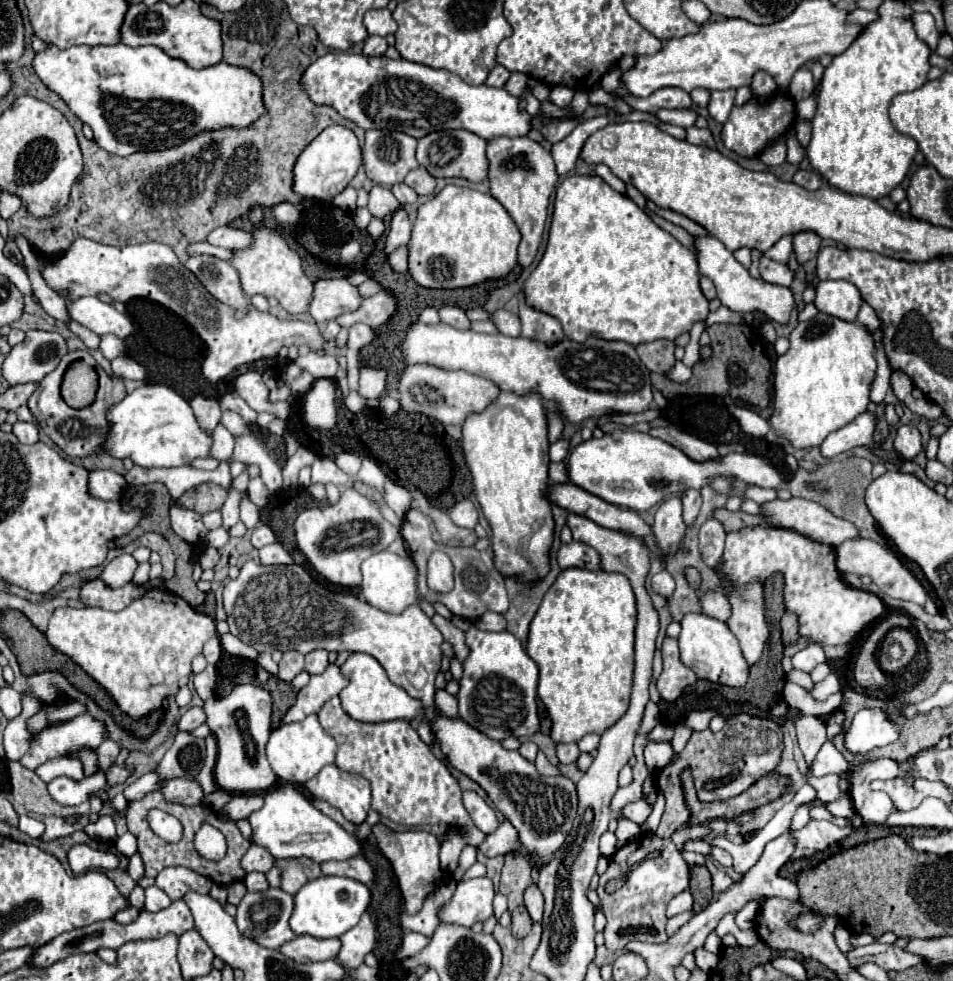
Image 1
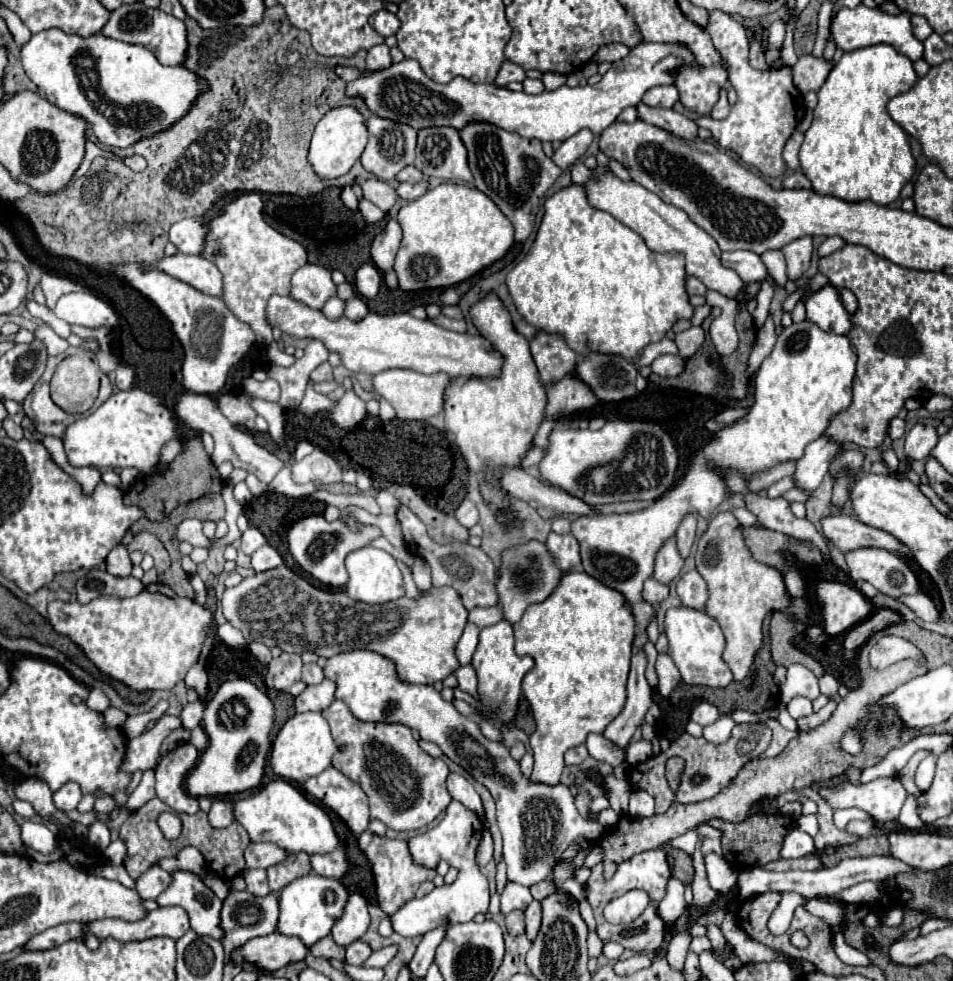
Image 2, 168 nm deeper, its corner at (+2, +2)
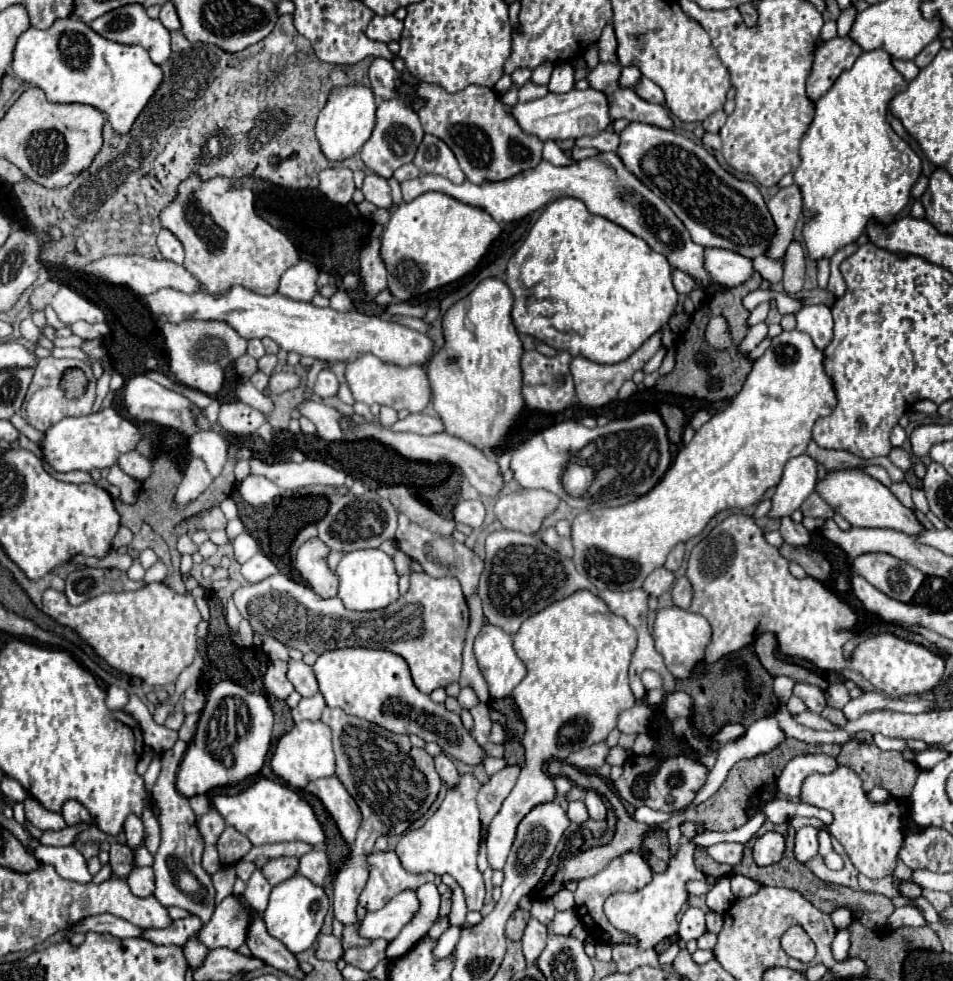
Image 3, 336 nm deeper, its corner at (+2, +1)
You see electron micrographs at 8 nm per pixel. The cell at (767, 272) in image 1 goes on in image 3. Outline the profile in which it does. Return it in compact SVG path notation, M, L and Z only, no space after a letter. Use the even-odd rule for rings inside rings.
M705 248L703 266L711 280L721 286L739 286L753 274L749 258L721 248Z

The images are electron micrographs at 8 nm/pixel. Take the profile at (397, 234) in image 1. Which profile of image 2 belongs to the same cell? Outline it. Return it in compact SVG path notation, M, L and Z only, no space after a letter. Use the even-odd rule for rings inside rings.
M391 219L385 229L373 239L373 245L371 245L371 257L373 261L377 263L377 267L381 271L387 271L393 267L393 259L397 255L397 249L399 249L399 243L401 243L401 225L399 221Z

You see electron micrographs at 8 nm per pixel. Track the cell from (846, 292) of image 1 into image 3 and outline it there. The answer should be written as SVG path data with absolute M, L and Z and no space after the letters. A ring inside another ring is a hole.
M803 306L797 314L797 330L807 332L819 350L825 350L833 338L833 318L827 306Z

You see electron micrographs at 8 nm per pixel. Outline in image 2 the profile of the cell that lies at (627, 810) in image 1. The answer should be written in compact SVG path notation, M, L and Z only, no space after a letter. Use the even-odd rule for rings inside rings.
M609 775L609 777L603 779L603 785L605 785L605 791L607 791L607 799L611 803L611 809L617 815L627 813L627 809L629 809L629 795L631 795L629 781L615 779L613 775Z

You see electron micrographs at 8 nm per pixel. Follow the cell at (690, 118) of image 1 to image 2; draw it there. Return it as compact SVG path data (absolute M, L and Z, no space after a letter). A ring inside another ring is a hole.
M711 11L707 31L713 39L713 45L721 51L725 61L729 63L729 81L733 85L739 100L733 107L727 119L695 119L699 127L705 127L713 133L721 147L729 147L735 151L743 163L757 167L763 175L781 177L787 169L785 161L781 159L781 151L797 127L797 111L799 119L803 117L803 99L801 93L795 89L791 81L791 69L769 69L769 71L755 71L749 65L749 43L747 43L747 29L733 21L723 11Z

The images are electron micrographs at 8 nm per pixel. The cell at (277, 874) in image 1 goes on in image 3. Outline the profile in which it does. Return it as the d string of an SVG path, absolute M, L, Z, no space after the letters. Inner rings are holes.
M281 856L281 858L271 858L263 868L263 876L269 880L271 886L277 886L279 882L295 876L297 872L297 866L299 866L299 860L297 858L287 858L287 856Z

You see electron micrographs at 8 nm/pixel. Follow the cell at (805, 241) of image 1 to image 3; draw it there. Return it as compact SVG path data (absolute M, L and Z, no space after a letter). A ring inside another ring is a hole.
M791 242L785 254L785 268L783 268L783 288L787 294L797 294L803 288L805 280L805 252L799 242Z

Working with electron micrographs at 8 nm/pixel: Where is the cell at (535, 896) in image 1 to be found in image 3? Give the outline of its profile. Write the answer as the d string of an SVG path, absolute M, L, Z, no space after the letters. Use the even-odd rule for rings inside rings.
M531 918L529 924L527 924L527 928L525 928L525 934L523 934L521 942L523 942L525 962L533 964L539 958L541 950L545 948L545 942L547 942L547 930L545 930L545 926L539 920Z

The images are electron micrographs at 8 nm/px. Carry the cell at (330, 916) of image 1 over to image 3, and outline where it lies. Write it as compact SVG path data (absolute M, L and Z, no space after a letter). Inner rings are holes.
M293 876L271 890L269 906L263 912L263 922L273 938L283 942L293 954L299 954L315 944L327 910L329 910L329 900L323 888L315 886L311 880L303 876Z

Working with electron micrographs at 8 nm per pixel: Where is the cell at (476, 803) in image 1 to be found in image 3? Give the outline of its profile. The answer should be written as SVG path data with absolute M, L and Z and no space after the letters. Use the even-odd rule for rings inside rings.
M437 754L433 760L435 760L435 770L437 770L437 774L441 776L441 780L443 780L449 788L453 788L453 786L459 782L459 772L457 772L455 764L451 762L451 758L445 756L445 754Z

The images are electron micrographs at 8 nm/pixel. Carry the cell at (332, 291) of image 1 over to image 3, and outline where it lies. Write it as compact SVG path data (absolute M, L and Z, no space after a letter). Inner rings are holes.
M301 260L281 276L277 292L293 300L311 302L311 298L317 294L315 280L317 280L317 268L311 262Z

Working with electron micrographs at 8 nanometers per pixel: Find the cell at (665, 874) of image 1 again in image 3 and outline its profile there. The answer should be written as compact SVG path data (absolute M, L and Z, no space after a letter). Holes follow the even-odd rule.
M625 852L617 858L613 858L613 862L609 862L609 866L605 870L601 870L599 874L595 874L593 878L585 878L577 884L577 890L575 890L575 912L581 920L581 924L601 942L605 944L623 944L627 942L627 936L621 934L619 930L615 930L609 920L605 918L605 912L601 910L603 908L603 902L607 896L615 894L615 892L635 892L635 890L641 890L649 880L651 880L653 872L649 868L649 864L643 860L643 856L639 852Z

